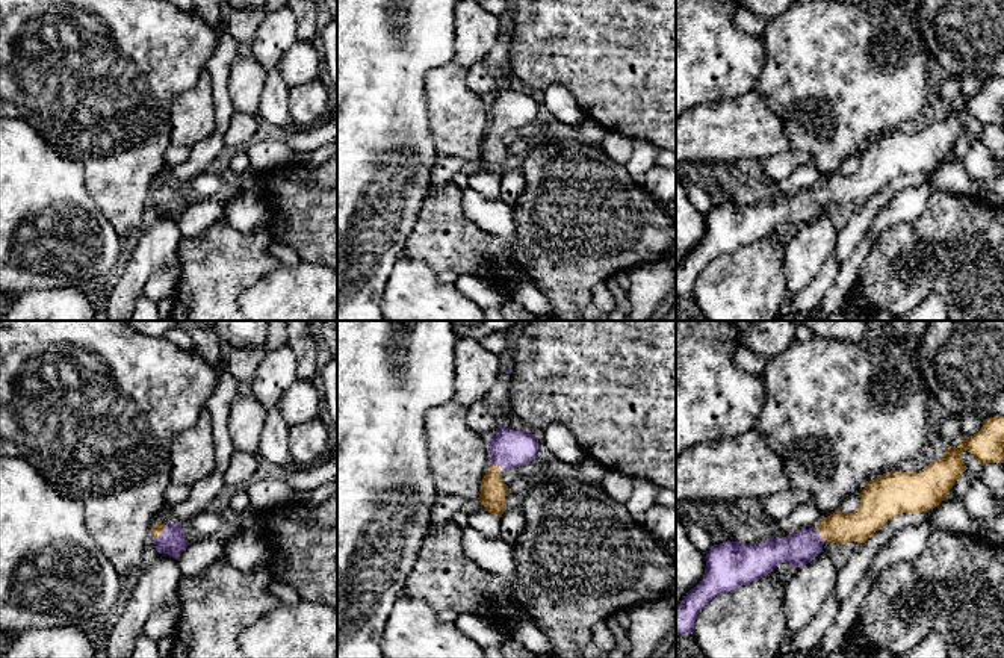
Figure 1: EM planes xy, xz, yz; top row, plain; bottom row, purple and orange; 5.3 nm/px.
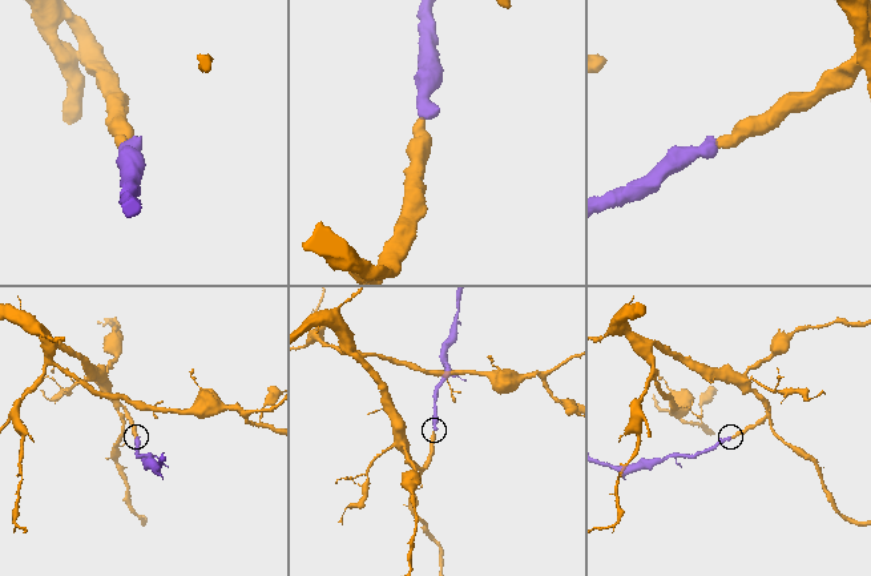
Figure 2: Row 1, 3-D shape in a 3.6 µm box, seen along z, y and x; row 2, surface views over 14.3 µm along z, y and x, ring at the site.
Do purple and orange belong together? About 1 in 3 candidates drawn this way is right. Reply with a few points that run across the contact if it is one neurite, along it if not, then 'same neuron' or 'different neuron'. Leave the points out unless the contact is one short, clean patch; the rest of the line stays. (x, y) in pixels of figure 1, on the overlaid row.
line yz (800, 548), (818, 534), (830, 528), (859, 525); same neuron

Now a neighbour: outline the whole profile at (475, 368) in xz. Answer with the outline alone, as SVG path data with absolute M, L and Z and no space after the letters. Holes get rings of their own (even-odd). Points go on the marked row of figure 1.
M460 339L454 346L454 395L452 401L470 407L484 399L499 372L499 355L487 351L481 342Z

